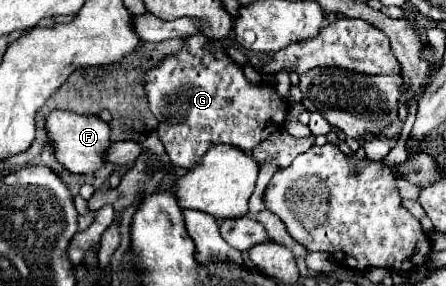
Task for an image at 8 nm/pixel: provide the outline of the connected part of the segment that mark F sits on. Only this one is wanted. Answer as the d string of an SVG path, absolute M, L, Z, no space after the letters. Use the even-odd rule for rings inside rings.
M52 111L46 117L46 129L52 137L52 145L56 149L58 161L72 173L94 173L102 165L108 163L110 141L110 125L96 115L78 115L72 111Z

